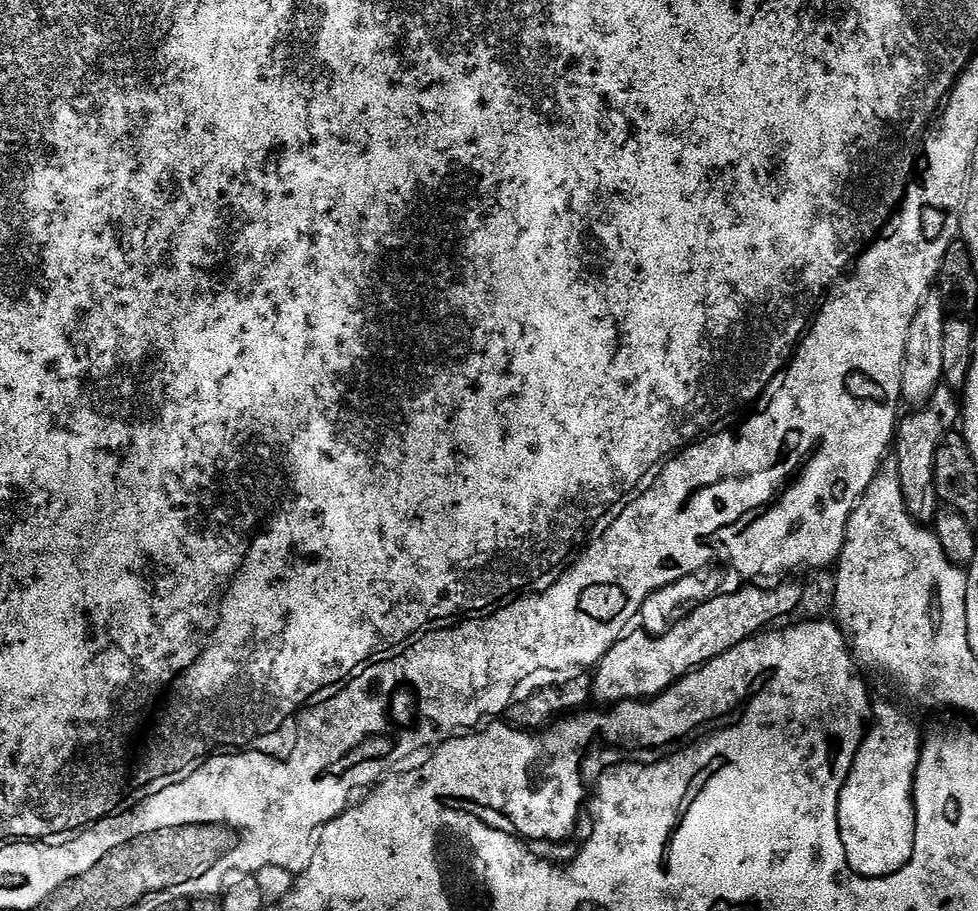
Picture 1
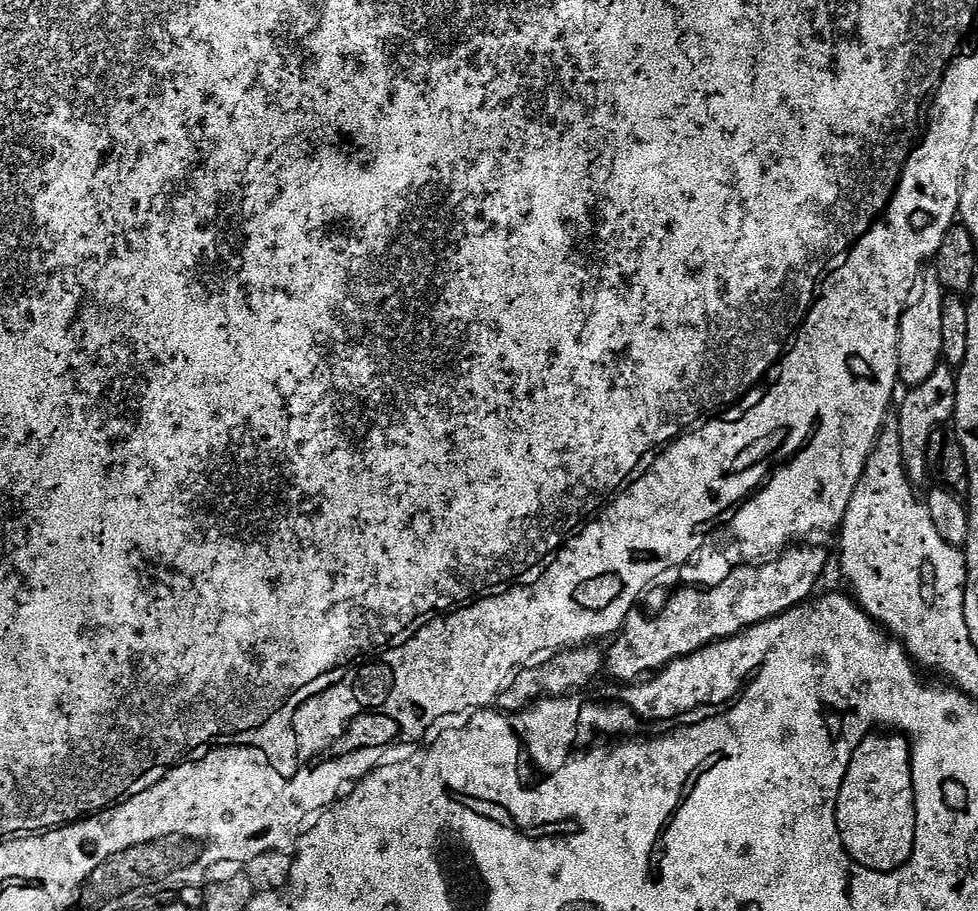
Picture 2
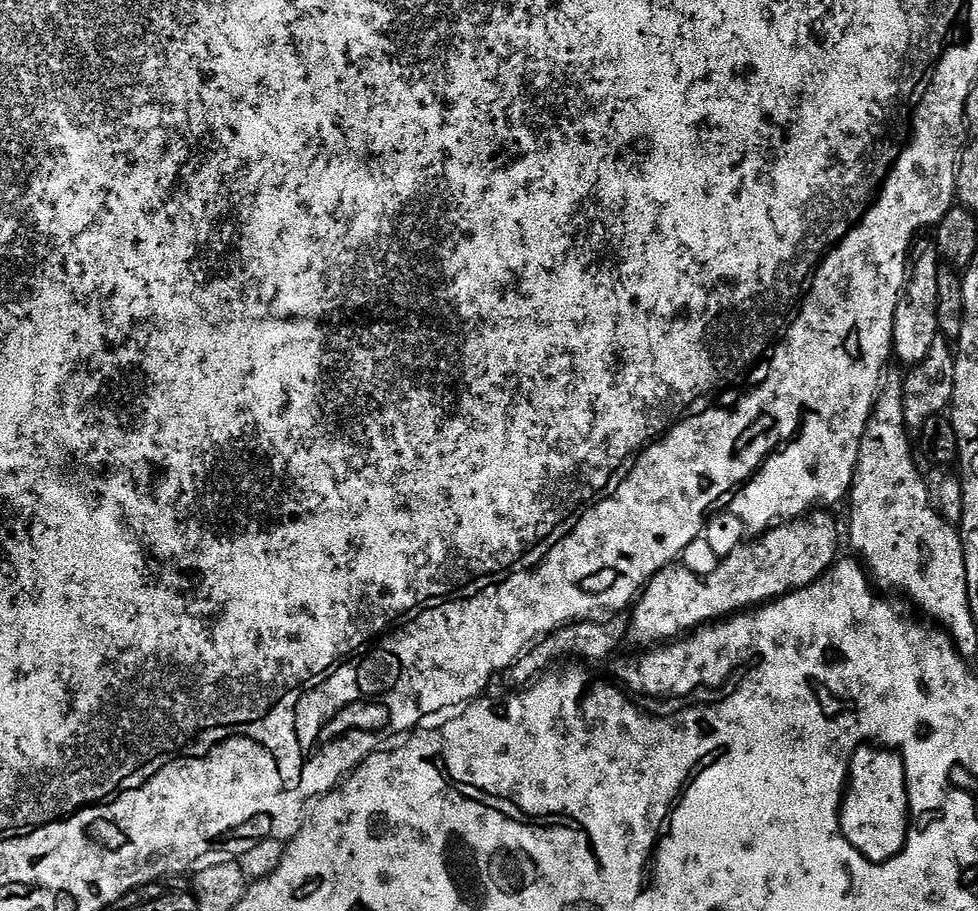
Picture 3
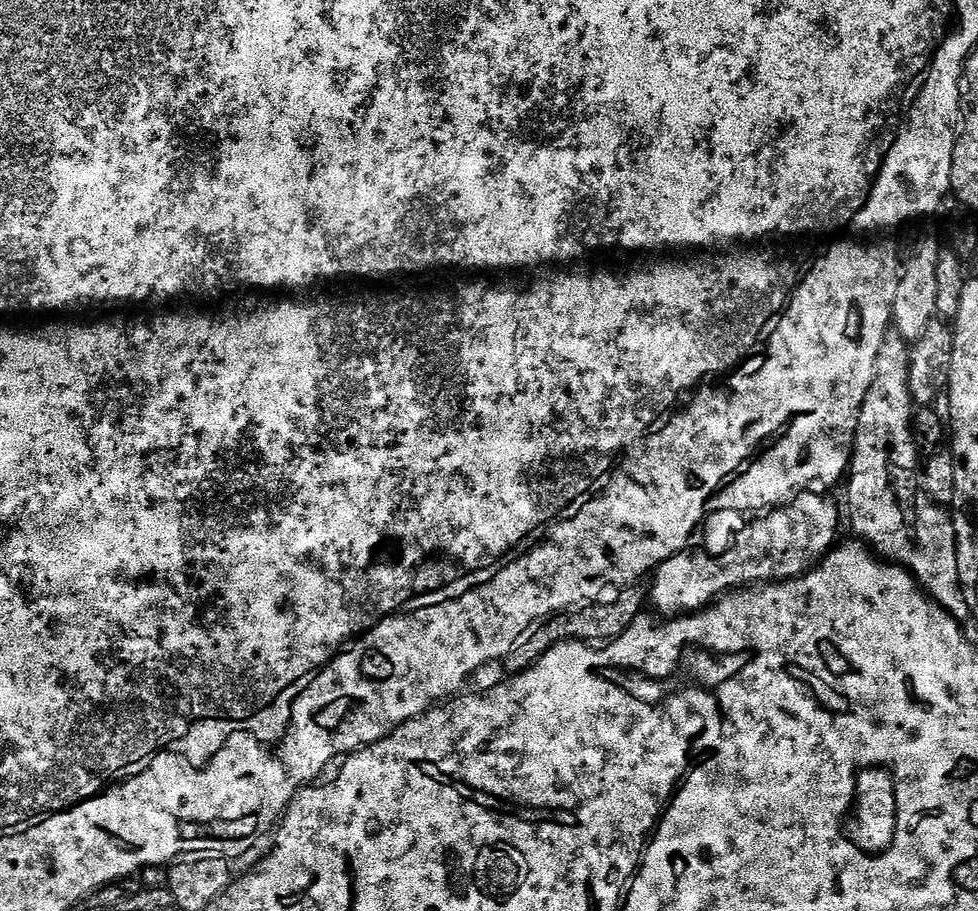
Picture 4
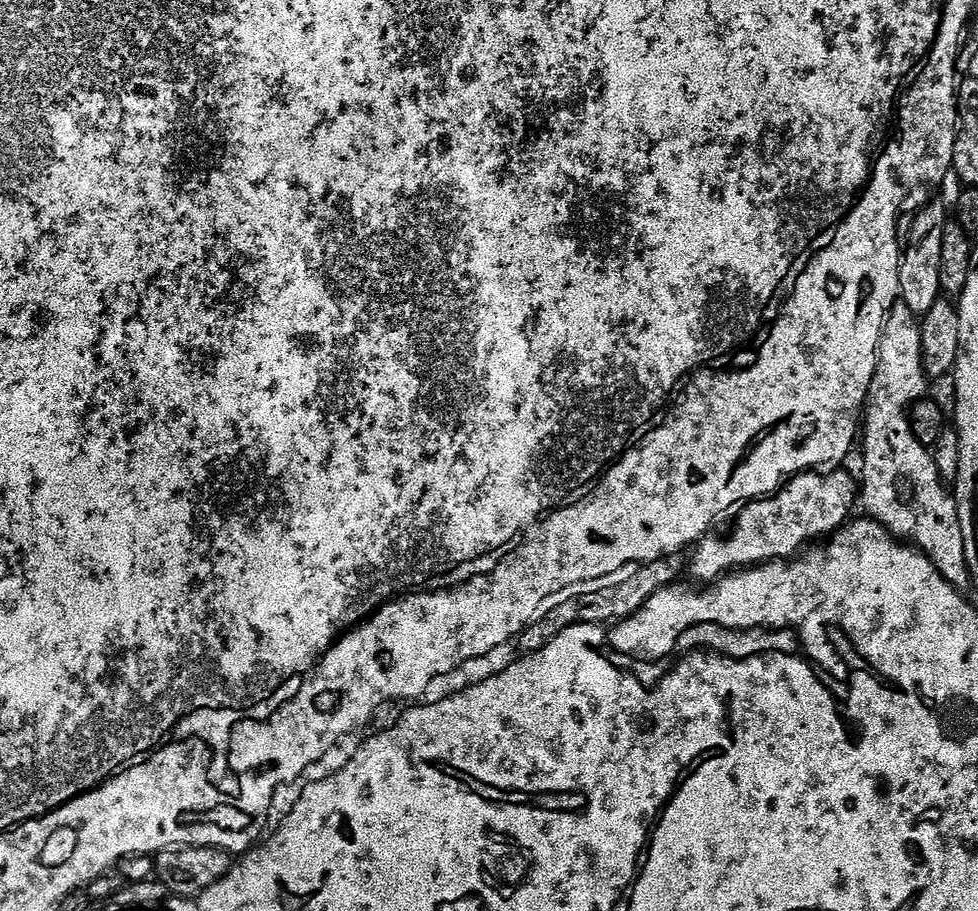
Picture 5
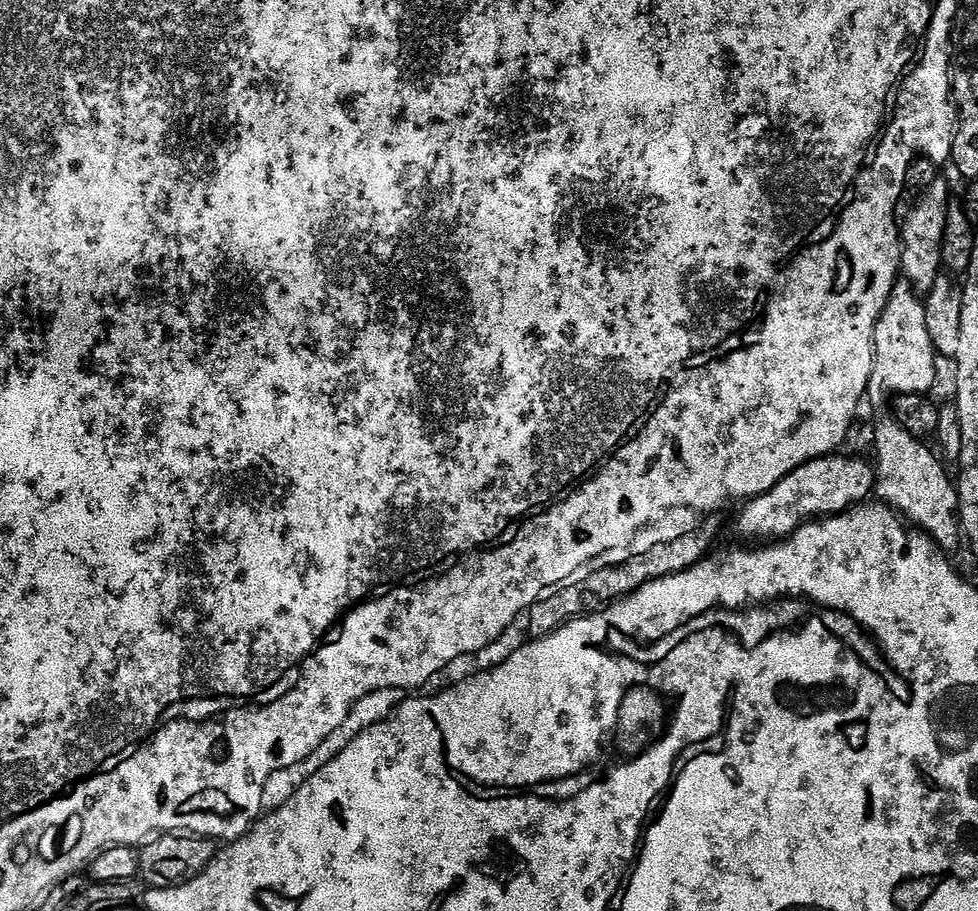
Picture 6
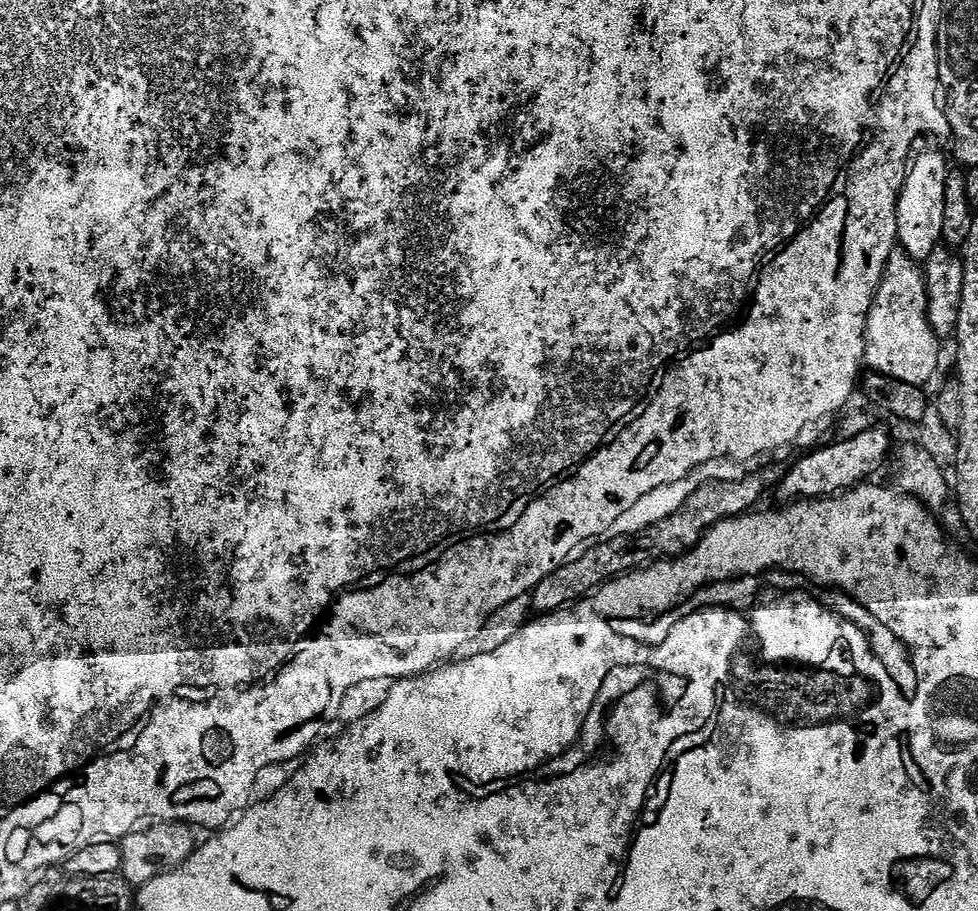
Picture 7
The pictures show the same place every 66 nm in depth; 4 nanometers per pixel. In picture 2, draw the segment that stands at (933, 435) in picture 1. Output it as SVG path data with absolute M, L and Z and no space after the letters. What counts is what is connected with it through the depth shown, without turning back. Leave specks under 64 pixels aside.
M942 362L936 367L934 374L926 378L926 382L903 393L904 401L900 404L900 413L894 416L894 422L900 431L902 462L913 485L920 486L920 483L930 476L928 467L930 434L945 427L956 415L956 377L957 373L948 364Z

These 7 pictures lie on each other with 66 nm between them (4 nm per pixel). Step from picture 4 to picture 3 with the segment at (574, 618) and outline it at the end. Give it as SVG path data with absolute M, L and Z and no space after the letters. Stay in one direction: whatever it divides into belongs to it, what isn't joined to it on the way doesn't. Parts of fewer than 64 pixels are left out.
M608 618L605 624L596 624L595 619L581 620L574 624L565 624L556 632L549 632L547 636L536 641L524 655L518 657L512 663L511 668L506 673L506 679L513 685L513 689L520 690L525 686L531 685L533 682L540 679L549 671L551 664L559 662L563 656L581 656L581 661L587 662L589 665L596 666L599 660L604 660L616 647L620 644L620 639L630 632L630 624L624 618Z

